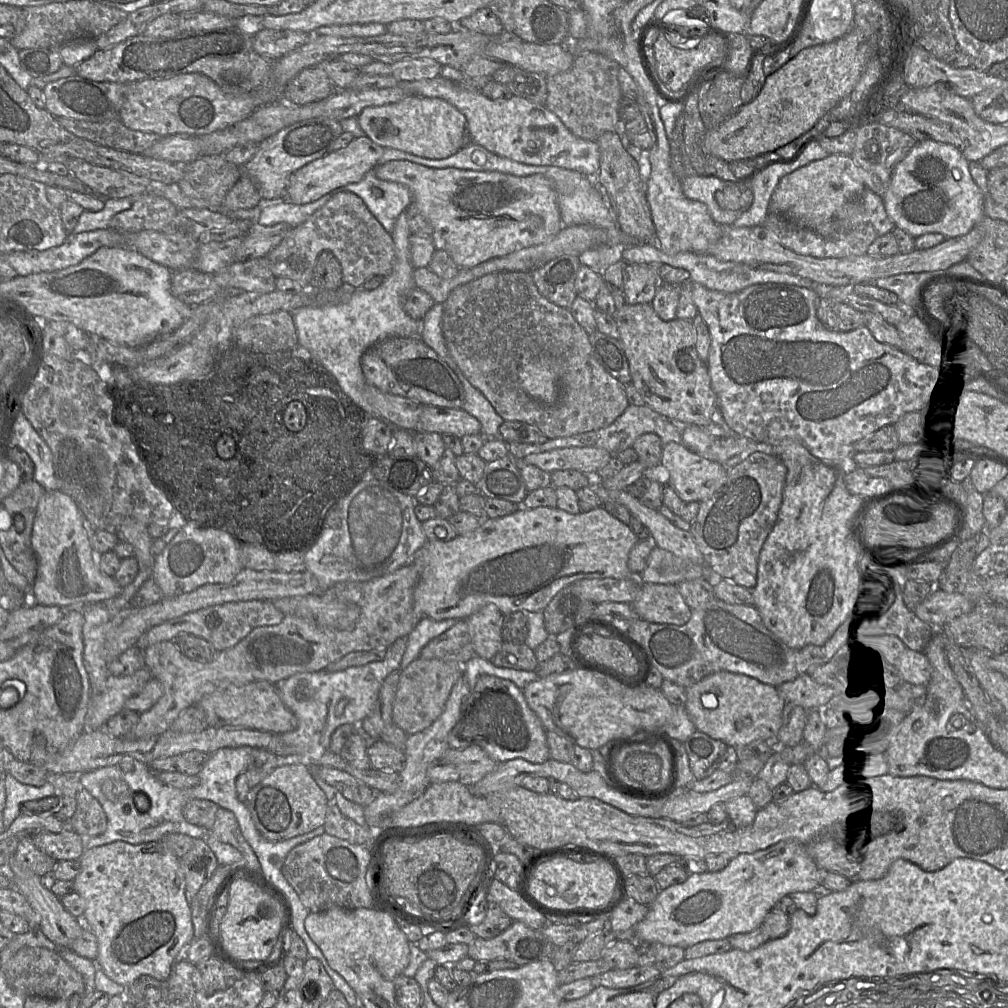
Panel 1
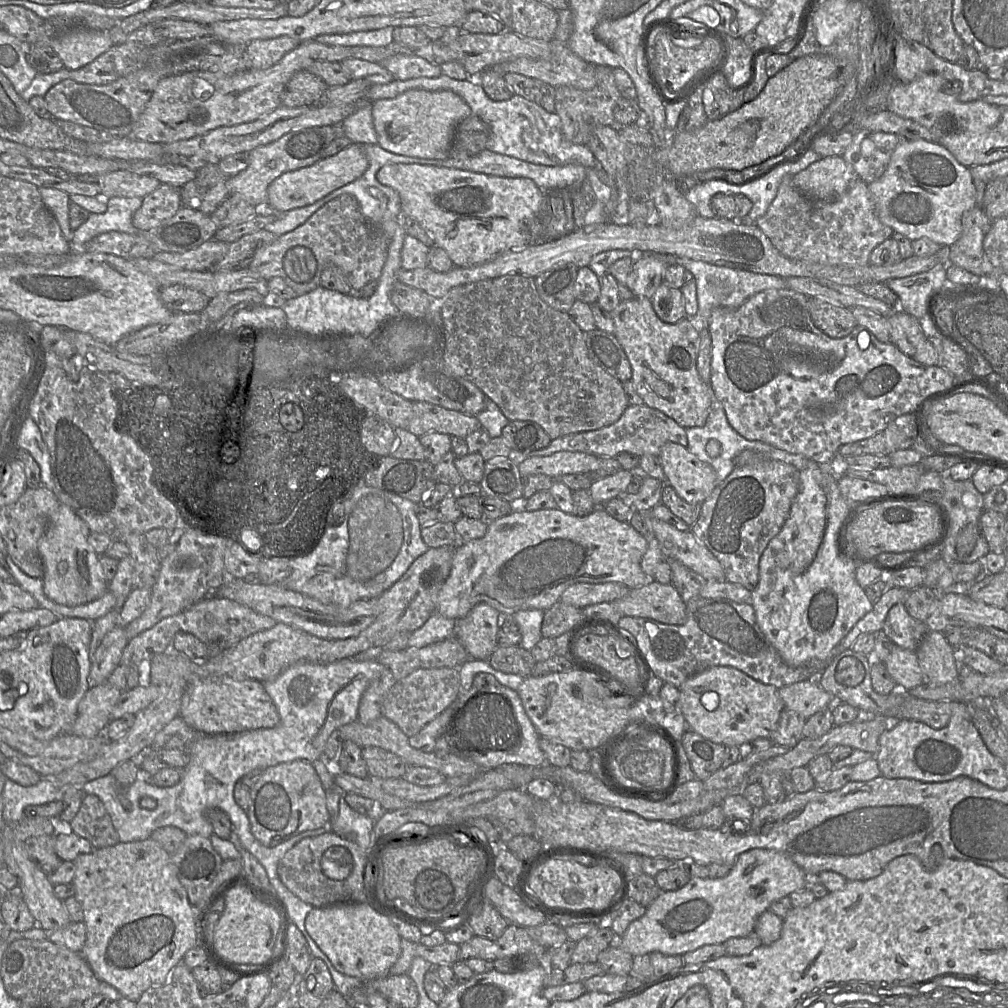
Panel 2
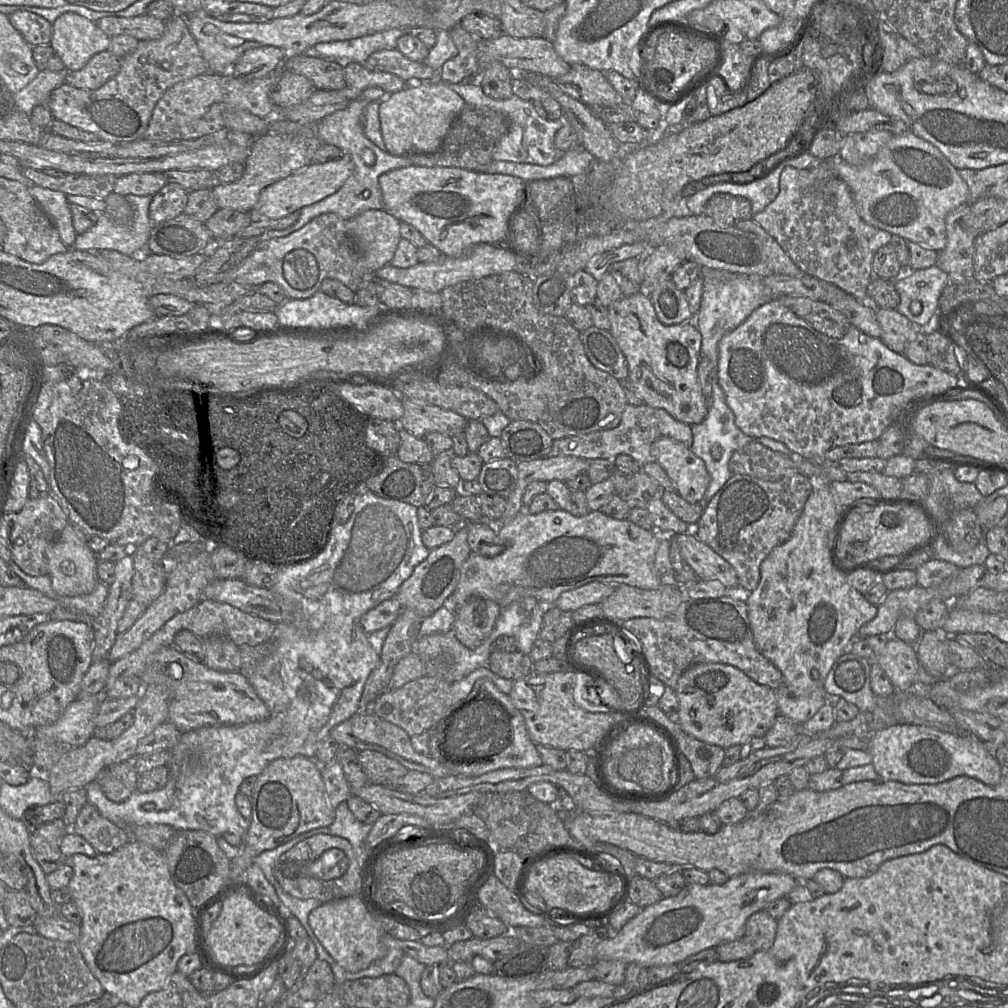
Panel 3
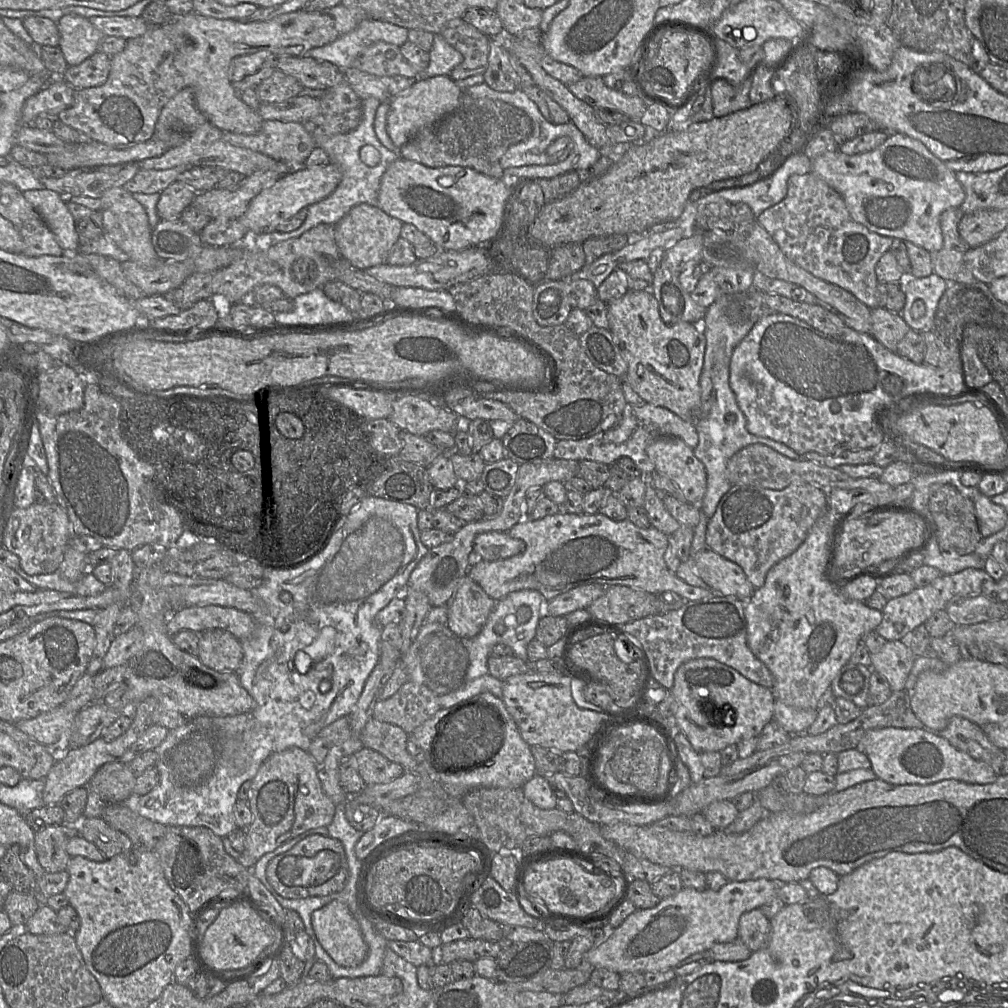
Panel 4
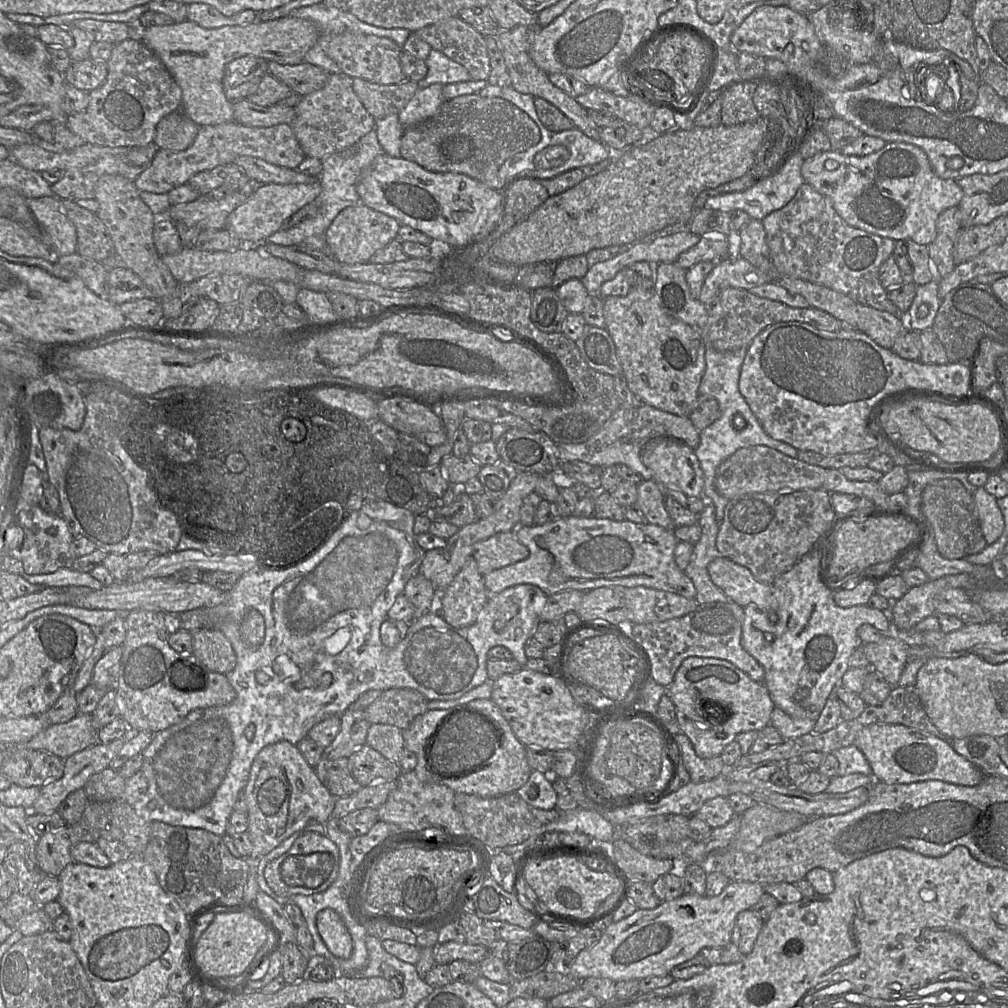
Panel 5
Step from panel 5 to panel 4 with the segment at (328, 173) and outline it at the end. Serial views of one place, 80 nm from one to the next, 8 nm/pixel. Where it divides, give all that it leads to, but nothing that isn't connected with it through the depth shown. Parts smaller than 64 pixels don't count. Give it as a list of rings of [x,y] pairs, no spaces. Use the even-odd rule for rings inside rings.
[[[375,98],[362,100],[362,119],[354,130],[337,134],[321,142],[322,147],[330,159],[330,163],[337,165],[341,171],[341,181],[336,189],[323,200],[307,207],[308,214],[304,223],[291,232],[274,231],[271,233],[261,233],[252,236],[252,246],[256,251],[266,251],[270,246],[291,238],[298,238],[306,231],[319,224],[335,225],[354,206],[358,204],[369,204],[377,206],[378,190],[380,180],[387,166],[399,158],[399,153],[392,152],[385,148],[378,140],[374,130],[374,118],[377,108],[381,102]],[[365,145],[371,145],[378,152],[378,162],[374,165],[366,165],[360,158],[360,150]]]

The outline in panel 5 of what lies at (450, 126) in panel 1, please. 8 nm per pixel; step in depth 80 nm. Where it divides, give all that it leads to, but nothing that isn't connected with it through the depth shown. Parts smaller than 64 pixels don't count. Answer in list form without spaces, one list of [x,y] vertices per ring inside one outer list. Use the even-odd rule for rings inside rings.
[[[440,83],[420,87],[398,113],[402,126],[411,128],[432,117],[445,102],[442,88]]]

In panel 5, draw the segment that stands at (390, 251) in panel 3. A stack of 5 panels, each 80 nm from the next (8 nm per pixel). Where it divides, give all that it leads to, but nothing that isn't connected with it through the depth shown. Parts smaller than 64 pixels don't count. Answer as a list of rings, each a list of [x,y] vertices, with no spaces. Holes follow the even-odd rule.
[[[359,203],[342,210],[323,235],[329,247],[329,253],[341,263],[364,264],[370,261],[376,251],[398,238],[401,226],[395,218]]]

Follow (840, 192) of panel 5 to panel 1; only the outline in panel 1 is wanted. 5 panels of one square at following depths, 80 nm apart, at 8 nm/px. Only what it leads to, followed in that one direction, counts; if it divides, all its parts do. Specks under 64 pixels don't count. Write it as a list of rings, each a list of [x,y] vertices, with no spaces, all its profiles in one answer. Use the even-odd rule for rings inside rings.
[[[933,140],[918,141],[897,163],[882,200],[895,226],[914,238],[926,233],[962,236],[985,216],[984,196],[971,177],[969,161],[959,148]]]

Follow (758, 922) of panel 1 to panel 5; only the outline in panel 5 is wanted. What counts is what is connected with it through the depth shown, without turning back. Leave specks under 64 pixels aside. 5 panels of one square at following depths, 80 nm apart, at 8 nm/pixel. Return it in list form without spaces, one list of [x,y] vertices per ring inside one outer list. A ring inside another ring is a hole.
[[[729,882],[723,891],[713,897],[684,893],[678,898],[662,901],[654,909],[637,909],[633,914],[612,924],[602,933],[600,940],[582,950],[574,962],[565,968],[569,974],[584,980],[589,977],[608,978],[614,982],[664,976],[704,948],[723,947],[731,942],[737,915],[755,905],[764,893],[764,885],[756,882]]]

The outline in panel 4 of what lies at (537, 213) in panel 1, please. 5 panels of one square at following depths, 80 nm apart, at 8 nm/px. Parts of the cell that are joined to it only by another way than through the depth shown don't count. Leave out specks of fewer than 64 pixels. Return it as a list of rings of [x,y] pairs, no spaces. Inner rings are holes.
[[[399,157],[381,177],[377,206],[402,223],[414,225],[430,238],[437,251],[457,251],[481,246],[495,235],[510,186],[503,178],[488,177],[471,168],[429,168]]]

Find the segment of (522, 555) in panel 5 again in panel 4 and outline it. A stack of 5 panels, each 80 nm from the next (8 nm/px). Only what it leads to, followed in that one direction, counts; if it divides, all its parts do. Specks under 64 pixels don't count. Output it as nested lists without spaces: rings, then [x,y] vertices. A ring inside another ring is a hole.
[[[490,531],[478,534],[473,541],[473,561],[496,561],[515,556],[525,550],[525,543],[517,538],[511,537],[508,532]]]

